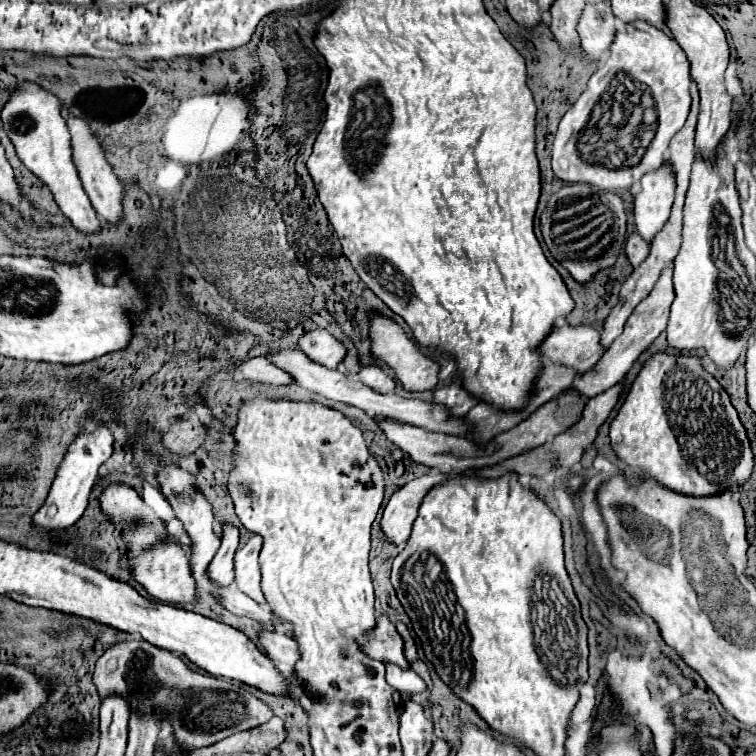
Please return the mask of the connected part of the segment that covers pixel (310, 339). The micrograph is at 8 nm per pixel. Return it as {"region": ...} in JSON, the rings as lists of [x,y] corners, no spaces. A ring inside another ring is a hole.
{"region":[[[316,329],[300,337],[298,349],[304,351],[312,361],[326,365],[328,369],[336,369],[348,353],[344,343],[334,339],[326,329]]]}

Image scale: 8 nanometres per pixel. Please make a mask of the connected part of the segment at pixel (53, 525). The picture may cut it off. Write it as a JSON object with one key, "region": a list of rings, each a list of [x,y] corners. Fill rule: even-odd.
{"region":[[[102,423],[96,429],[86,429],[82,435],[78,435],[78,439],[74,439],[74,443],[68,447],[68,453],[56,473],[56,479],[52,483],[46,503],[32,517],[32,523],[36,527],[44,527],[48,535],[60,535],[82,517],[88,505],[88,495],[98,475],[98,467],[112,455],[112,441],[114,441],[112,433]]]}

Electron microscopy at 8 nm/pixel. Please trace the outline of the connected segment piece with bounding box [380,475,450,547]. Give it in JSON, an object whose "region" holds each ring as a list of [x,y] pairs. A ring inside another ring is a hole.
{"region":[[[424,475],[420,479],[414,479],[410,483],[406,483],[402,489],[398,489],[390,501],[388,507],[384,509],[382,515],[382,531],[384,535],[396,543],[398,547],[402,547],[412,531],[412,525],[416,521],[416,513],[420,509],[420,501],[426,497],[426,493],[448,481],[448,475]]]}

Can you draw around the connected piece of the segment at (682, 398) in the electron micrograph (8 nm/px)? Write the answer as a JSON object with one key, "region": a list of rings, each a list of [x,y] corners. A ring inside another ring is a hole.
{"region":[[[656,353],[646,361],[638,379],[632,383],[624,405],[612,421],[610,439],[616,457],[628,467],[638,469],[644,479],[652,479],[674,493],[690,497],[708,497],[712,493],[722,493],[724,489],[738,489],[752,477],[754,469],[754,455],[746,429],[740,423],[728,393],[700,365],[698,357],[686,353]]]}

